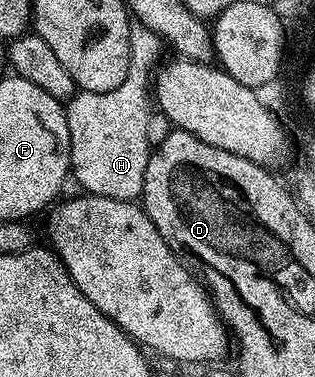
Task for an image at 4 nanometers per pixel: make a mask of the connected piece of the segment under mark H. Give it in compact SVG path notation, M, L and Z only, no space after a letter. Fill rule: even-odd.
M137 23L131 24L130 66L124 83L120 83L116 91L104 91L97 95L75 95L65 106L70 136L70 173L73 180L75 177L86 188L83 190L87 194L132 202L137 202L141 198L144 171L148 167L148 159L152 152L152 140L150 141L152 74L159 62L163 60L162 49L164 50L164 42L161 37L157 37L148 27Z

